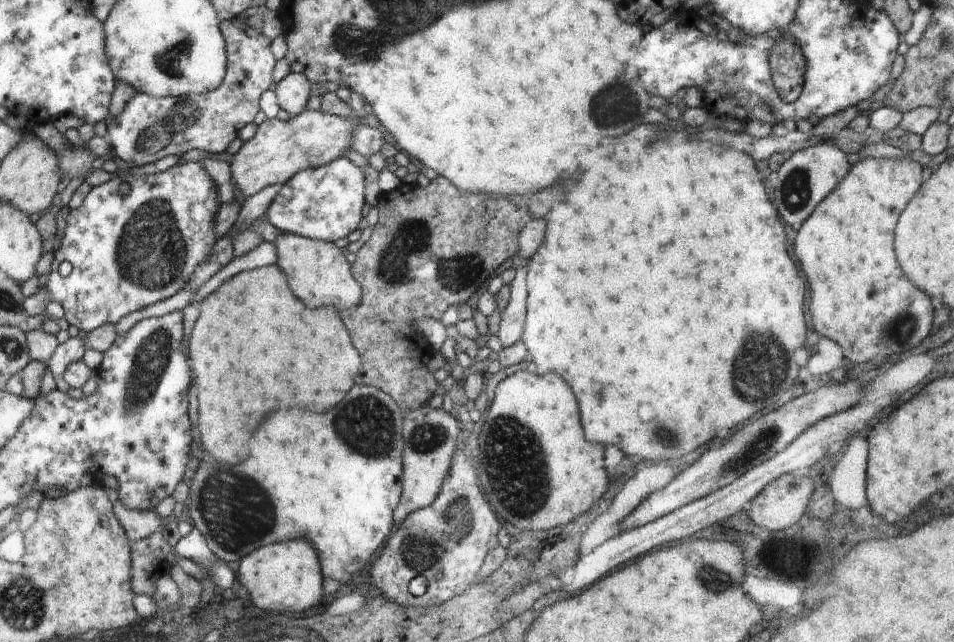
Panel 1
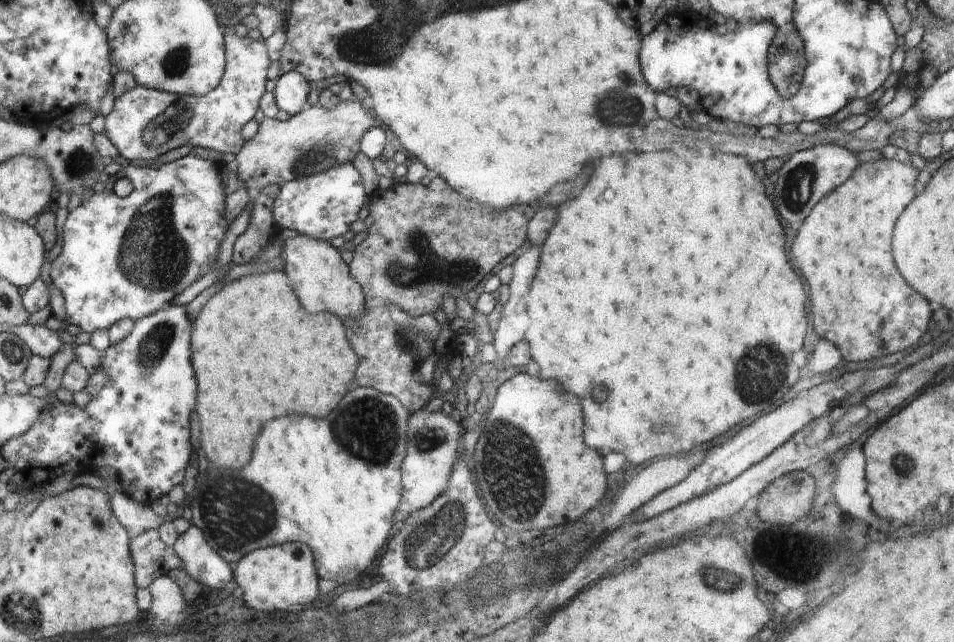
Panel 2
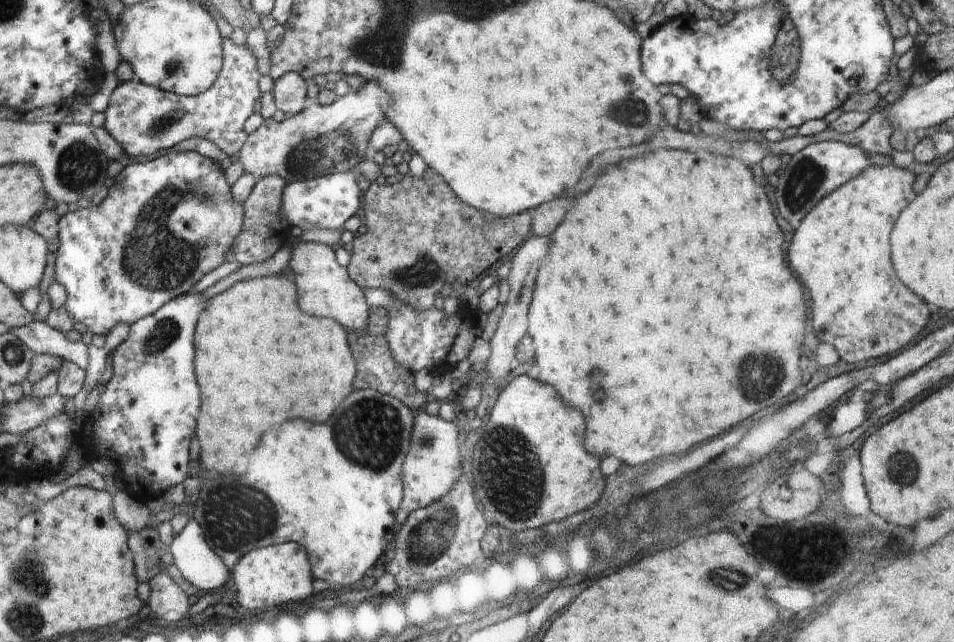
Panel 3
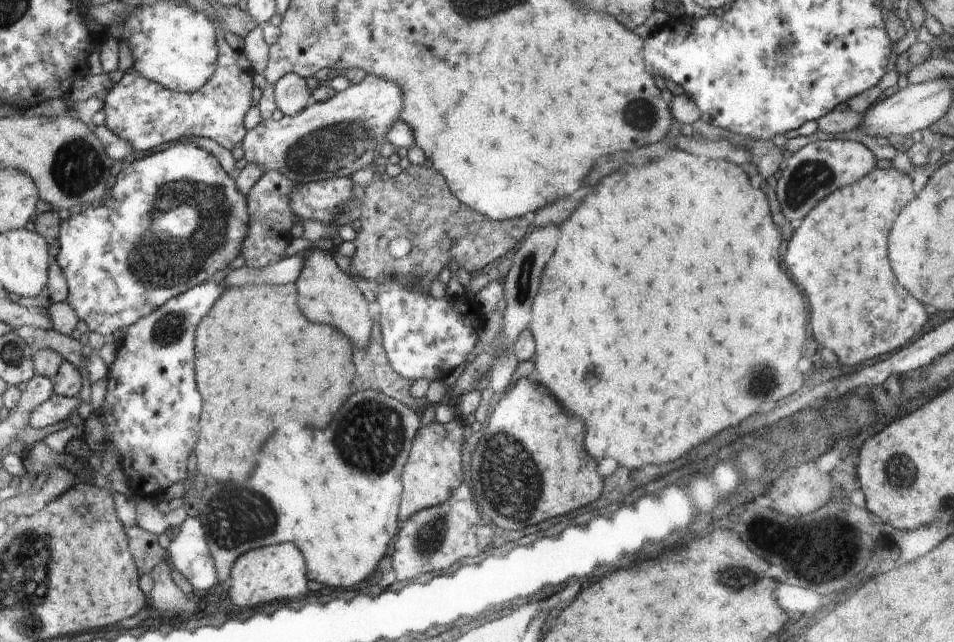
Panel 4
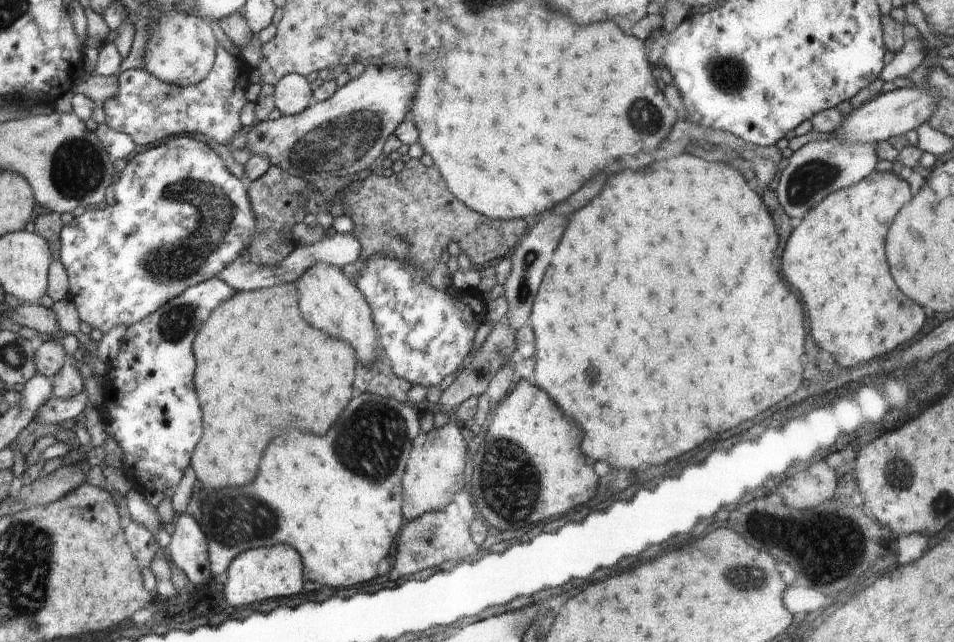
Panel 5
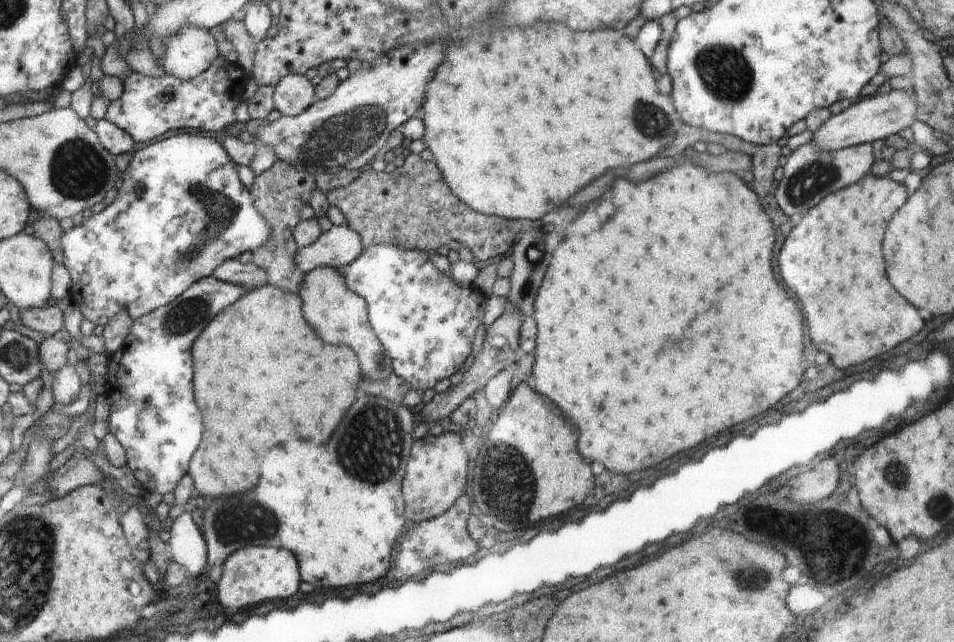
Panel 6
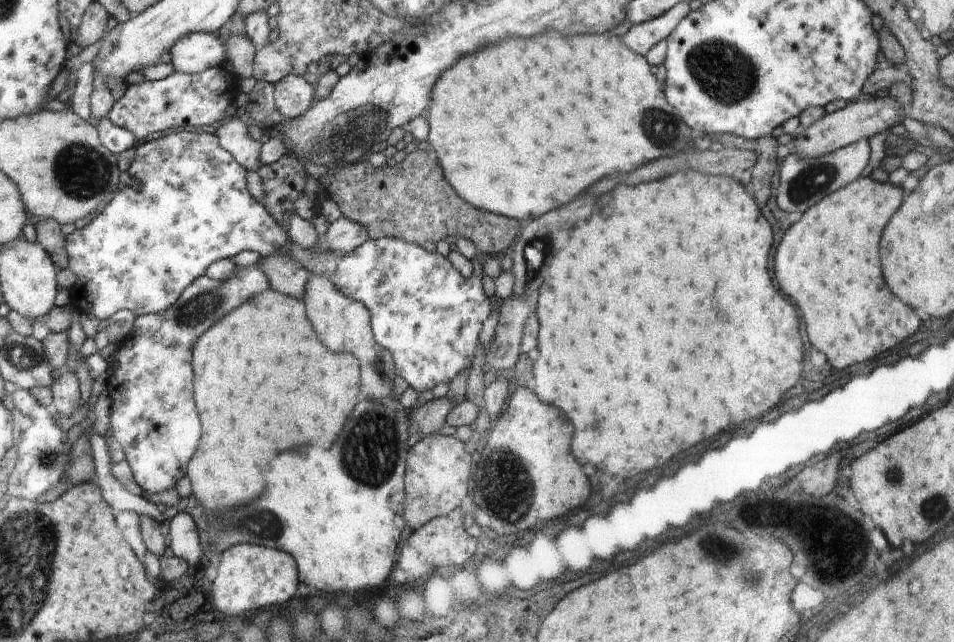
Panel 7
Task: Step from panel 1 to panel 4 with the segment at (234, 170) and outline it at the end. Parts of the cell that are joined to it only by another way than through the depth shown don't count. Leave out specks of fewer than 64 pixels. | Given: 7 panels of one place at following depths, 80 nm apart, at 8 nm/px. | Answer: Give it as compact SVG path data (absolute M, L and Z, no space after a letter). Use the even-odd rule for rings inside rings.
M368 74L359 84L350 85L324 103L316 102L299 114L285 115L278 121L263 120L256 128L248 130L242 140L244 160L260 164L264 171L276 170L298 183L322 182L334 176L351 177L372 162L376 148L382 144L382 140L386 140L386 134L400 118L402 106L402 88L399 84Z

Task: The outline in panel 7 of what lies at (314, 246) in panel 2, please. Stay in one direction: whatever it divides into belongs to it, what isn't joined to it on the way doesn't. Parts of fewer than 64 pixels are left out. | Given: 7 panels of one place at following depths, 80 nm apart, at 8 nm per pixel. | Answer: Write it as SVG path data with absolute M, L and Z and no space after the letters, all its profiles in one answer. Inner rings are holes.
M311 276L304 292L305 308L308 310L314 328L318 328L318 336L322 336L322 344L330 350L350 352L358 356L362 362L362 386L366 388L370 398L380 402L382 398L394 399L394 383L396 382L396 362L388 349L377 344L373 334L372 314L361 301L345 296L328 276Z

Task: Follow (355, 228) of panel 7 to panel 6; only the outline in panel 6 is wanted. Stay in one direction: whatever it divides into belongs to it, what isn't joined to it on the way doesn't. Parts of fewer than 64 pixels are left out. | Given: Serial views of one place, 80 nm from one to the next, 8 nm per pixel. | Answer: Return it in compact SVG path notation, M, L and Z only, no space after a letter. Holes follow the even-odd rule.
M347 223L340 224L332 226L328 232L322 232L310 246L299 248L294 262L299 273L304 275L318 267L337 270L354 262L362 248L362 236Z

